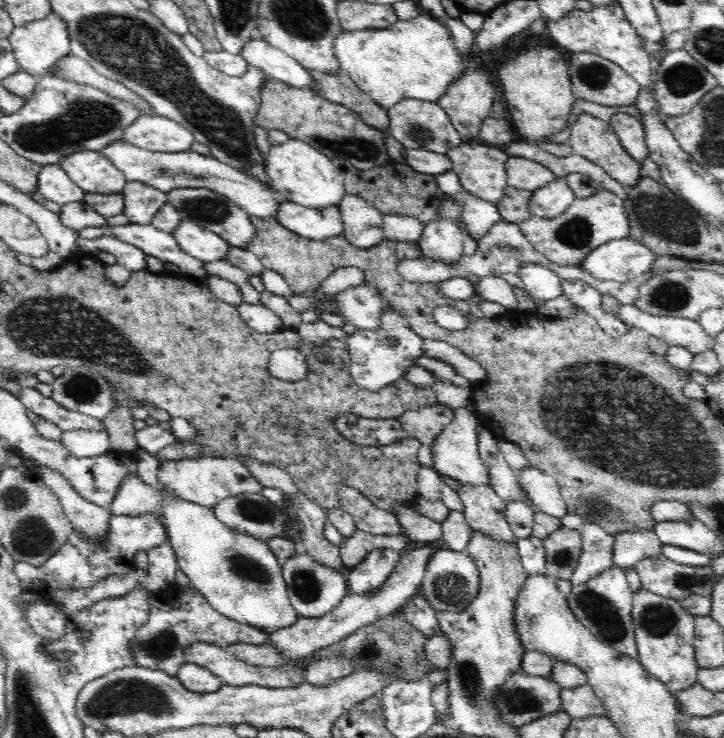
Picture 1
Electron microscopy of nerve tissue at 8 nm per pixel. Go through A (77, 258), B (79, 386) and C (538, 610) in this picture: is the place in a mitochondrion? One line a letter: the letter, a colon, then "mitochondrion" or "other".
A: other
B: mitochondrion
C: other

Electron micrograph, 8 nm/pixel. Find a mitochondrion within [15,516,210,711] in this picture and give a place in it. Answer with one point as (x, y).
(162, 644)

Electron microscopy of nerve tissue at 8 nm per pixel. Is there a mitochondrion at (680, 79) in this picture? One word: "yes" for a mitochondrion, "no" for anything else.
yes

